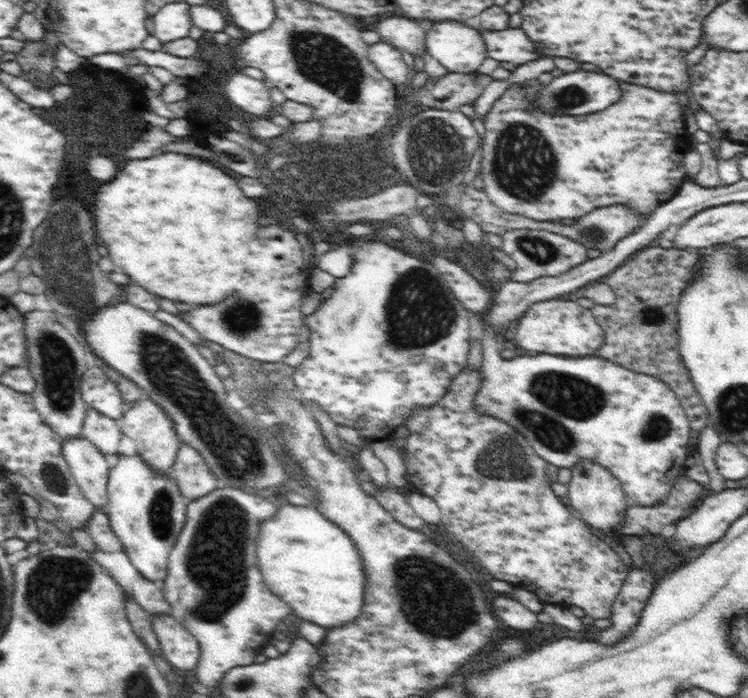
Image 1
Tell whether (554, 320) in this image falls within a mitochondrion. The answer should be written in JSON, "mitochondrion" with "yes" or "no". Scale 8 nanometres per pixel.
{"mitochondrion":"no"}

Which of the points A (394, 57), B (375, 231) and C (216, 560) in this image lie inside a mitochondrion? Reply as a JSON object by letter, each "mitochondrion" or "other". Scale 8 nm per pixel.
{"A":"other","B":"other","C":"mitochondrion"}

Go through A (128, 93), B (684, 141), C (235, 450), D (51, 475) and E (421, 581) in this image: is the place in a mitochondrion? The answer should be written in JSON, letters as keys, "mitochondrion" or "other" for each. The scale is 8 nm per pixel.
{"A":"other","B":"other","C":"mitochondrion","D":"mitochondrion","E":"mitochondrion"}

